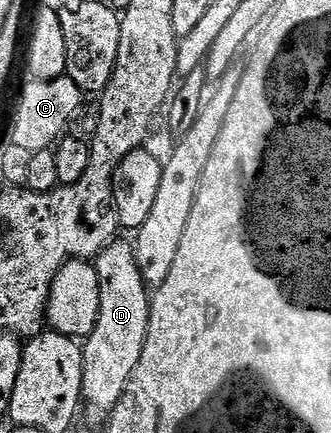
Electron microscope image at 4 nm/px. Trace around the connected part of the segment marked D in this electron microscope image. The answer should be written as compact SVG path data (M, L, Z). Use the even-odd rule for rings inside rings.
M120 241L107 244L95 256L95 266L99 277L99 317L95 321L95 329L83 343L85 364L81 397L91 414L105 417L115 409L129 380L125 373L109 375L109 367L115 366L117 359L121 358L136 361L143 353L143 345L147 341L151 291L137 264L134 244L133 247Z

